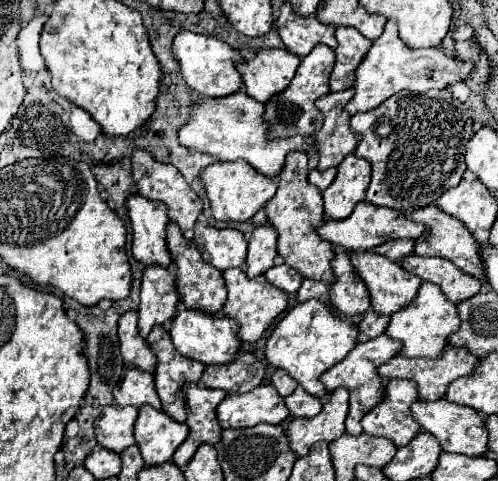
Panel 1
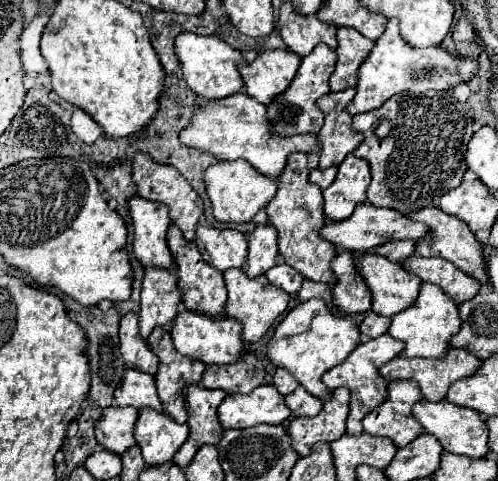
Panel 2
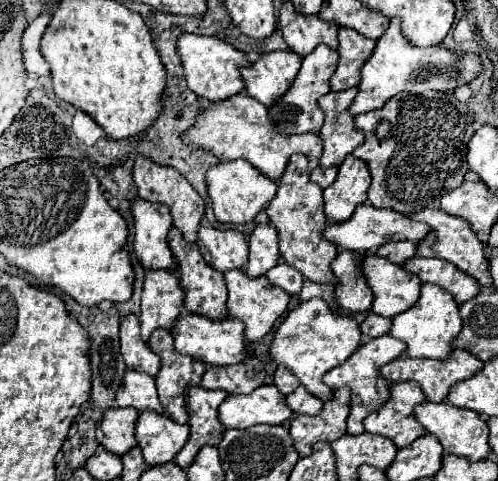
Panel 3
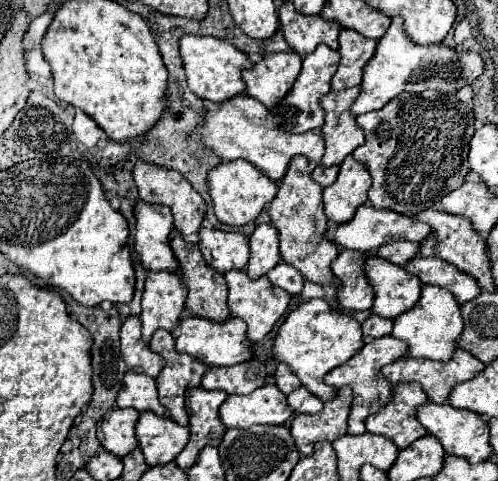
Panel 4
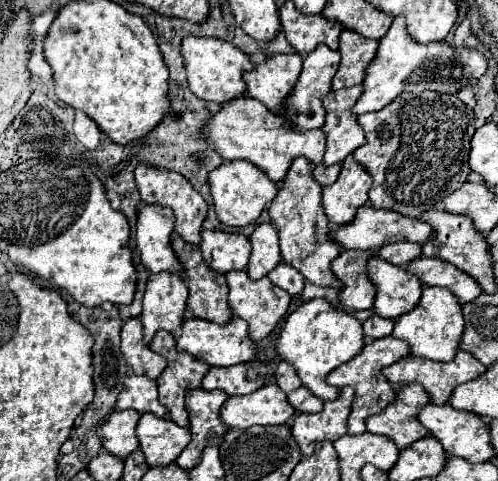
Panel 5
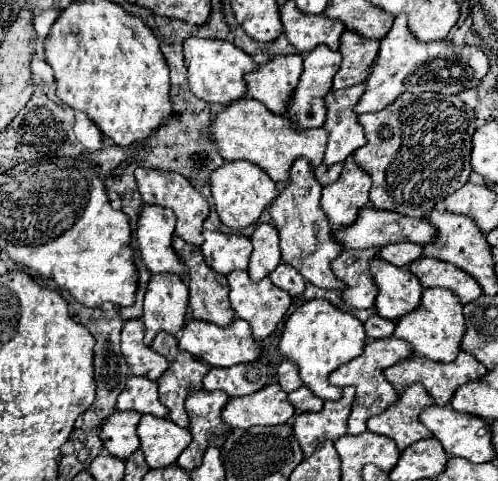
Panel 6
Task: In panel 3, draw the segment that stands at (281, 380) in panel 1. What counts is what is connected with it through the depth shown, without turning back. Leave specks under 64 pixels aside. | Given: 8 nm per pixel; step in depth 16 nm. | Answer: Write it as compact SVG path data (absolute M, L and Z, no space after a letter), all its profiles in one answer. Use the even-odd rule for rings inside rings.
M280 364L278 370L276 370L276 374L274 374L274 384L278 386L280 392L290 394L292 390L296 390L300 386L300 380L296 380L296 376L292 376L292 372L288 372L288 368L284 368Z

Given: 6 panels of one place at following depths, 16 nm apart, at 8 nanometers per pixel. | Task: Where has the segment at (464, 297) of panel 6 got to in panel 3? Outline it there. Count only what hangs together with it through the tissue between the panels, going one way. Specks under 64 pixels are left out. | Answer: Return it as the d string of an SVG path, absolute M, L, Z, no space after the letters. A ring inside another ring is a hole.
M414 256L404 264L404 268L408 272L416 274L422 282L436 284L436 286L448 290L456 298L458 304L464 304L466 300L472 300L480 292L480 286L472 276L464 274L454 264L450 264L442 258Z

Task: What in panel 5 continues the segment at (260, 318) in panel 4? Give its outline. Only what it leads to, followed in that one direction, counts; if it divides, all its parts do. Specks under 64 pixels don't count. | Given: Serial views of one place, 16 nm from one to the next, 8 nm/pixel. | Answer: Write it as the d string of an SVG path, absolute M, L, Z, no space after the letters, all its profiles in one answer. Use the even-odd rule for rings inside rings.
M244 270L228 272L226 280L228 280L228 286L230 286L230 308L232 308L234 316L248 322L252 340L258 342L258 340L266 338L276 328L276 324L282 320L282 316L286 314L290 300L292 300L290 294L286 290L280 290L278 286L274 286L268 278L262 278L258 282L250 280Z

